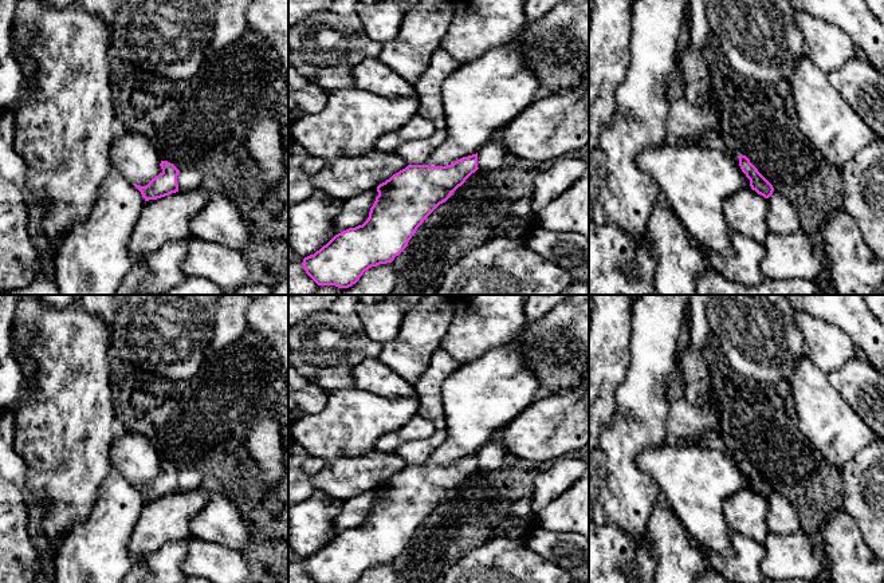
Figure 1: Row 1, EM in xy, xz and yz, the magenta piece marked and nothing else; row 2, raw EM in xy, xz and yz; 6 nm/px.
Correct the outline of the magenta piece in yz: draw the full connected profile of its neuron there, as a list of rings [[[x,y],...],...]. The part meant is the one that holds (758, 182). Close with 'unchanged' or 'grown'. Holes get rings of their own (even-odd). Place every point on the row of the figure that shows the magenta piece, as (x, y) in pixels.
[[[739,155],[739,166],[750,180],[750,186],[753,190],[765,198],[769,198],[773,194],[773,185],[758,172],[758,169],[750,162],[746,155]]] | unchanged

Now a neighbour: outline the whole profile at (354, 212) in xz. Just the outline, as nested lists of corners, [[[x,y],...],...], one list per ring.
[[[373,188],[357,197],[343,201],[342,209],[334,222],[335,235],[349,228],[362,225],[368,220],[370,208],[373,206],[377,196],[377,188]]]

